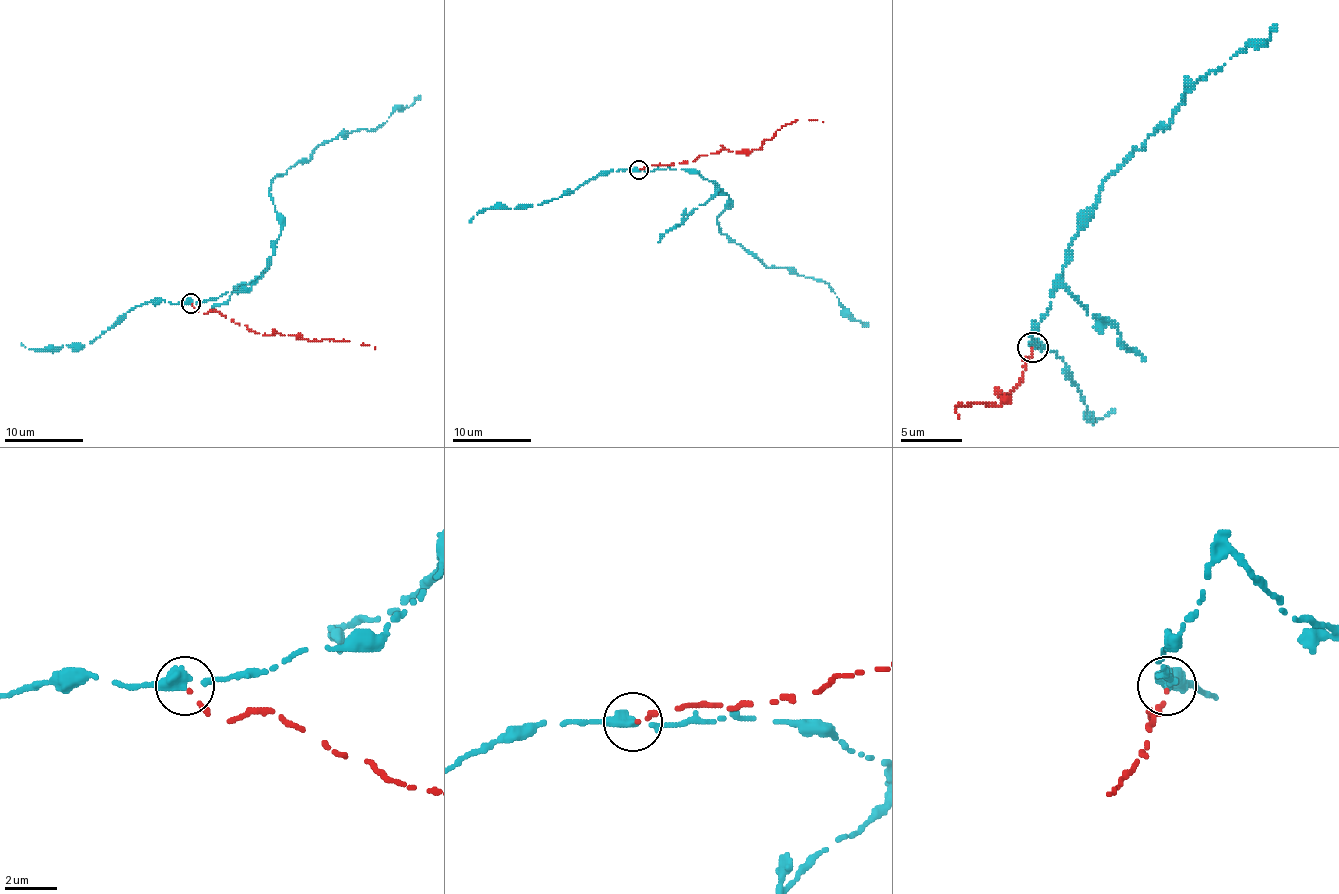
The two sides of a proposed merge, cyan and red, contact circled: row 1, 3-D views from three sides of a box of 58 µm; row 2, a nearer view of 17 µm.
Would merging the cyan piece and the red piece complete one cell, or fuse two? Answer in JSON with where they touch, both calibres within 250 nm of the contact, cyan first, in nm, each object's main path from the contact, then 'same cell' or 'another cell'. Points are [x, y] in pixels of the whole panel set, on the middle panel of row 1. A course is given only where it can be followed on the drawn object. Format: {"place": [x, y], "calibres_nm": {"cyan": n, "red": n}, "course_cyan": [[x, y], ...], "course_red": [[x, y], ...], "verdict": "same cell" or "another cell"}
{"place": [639, 169], "calibres_nm": {"cyan": 360, "red": 140}, "course_cyan": [[638, 169], [687, 169], [715, 183], [728, 196], [719, 230], [768, 267], [825, 281], [868, 326]], "course_red": [[640, 169], [673, 165], [728, 149], [758, 149], [778, 130], [797, 120], [823, 122]], "verdict": "another cell"}

